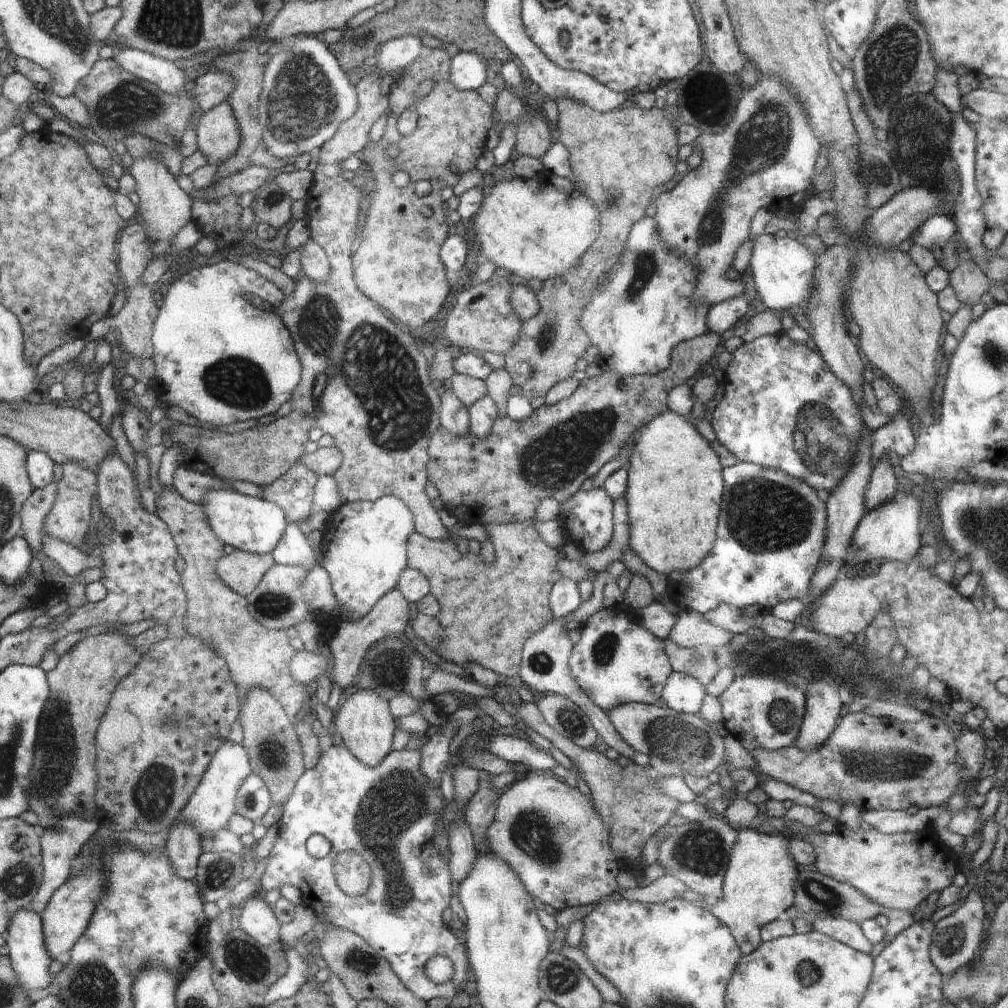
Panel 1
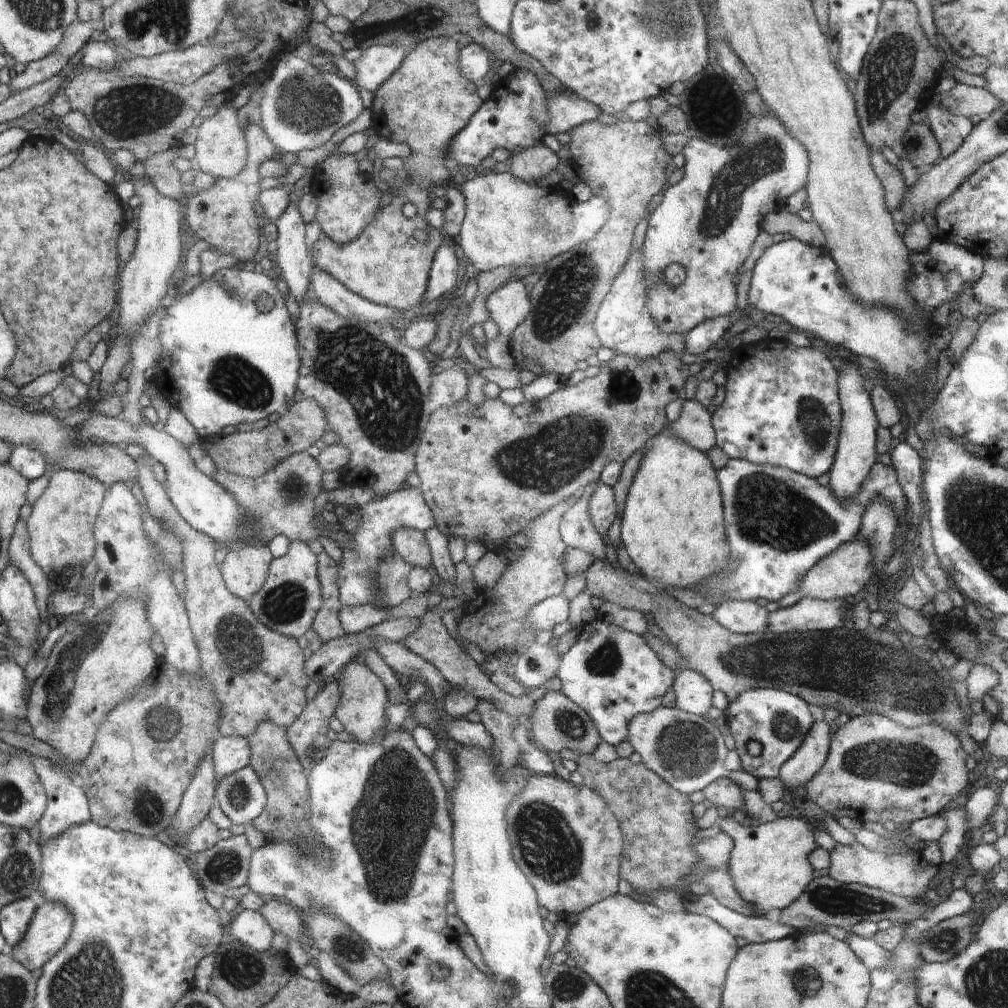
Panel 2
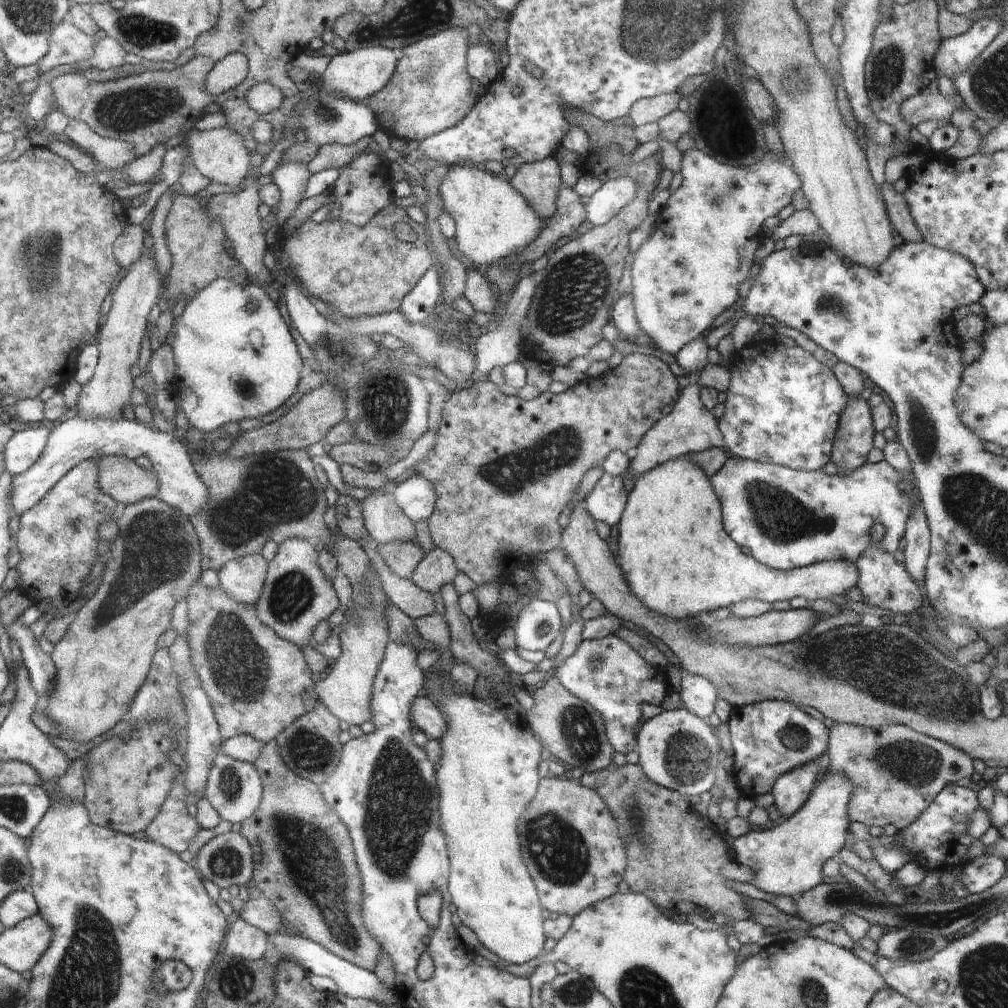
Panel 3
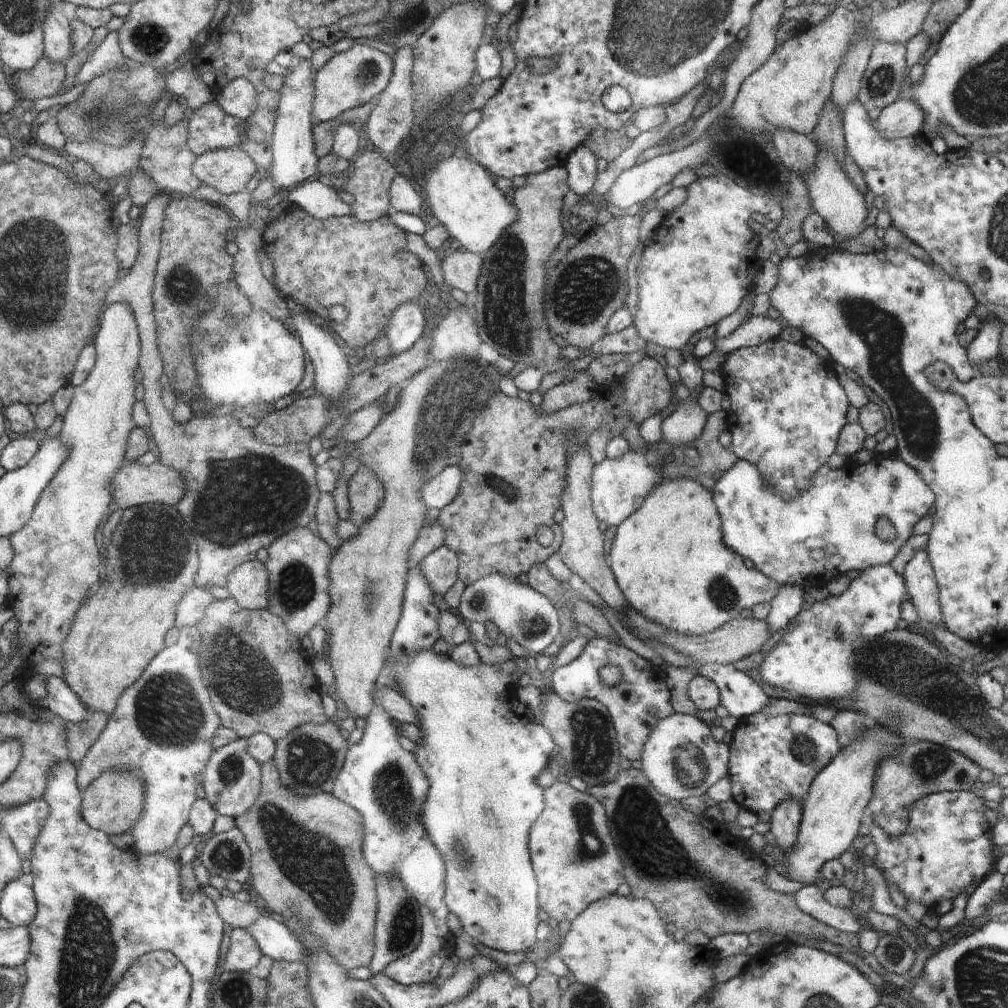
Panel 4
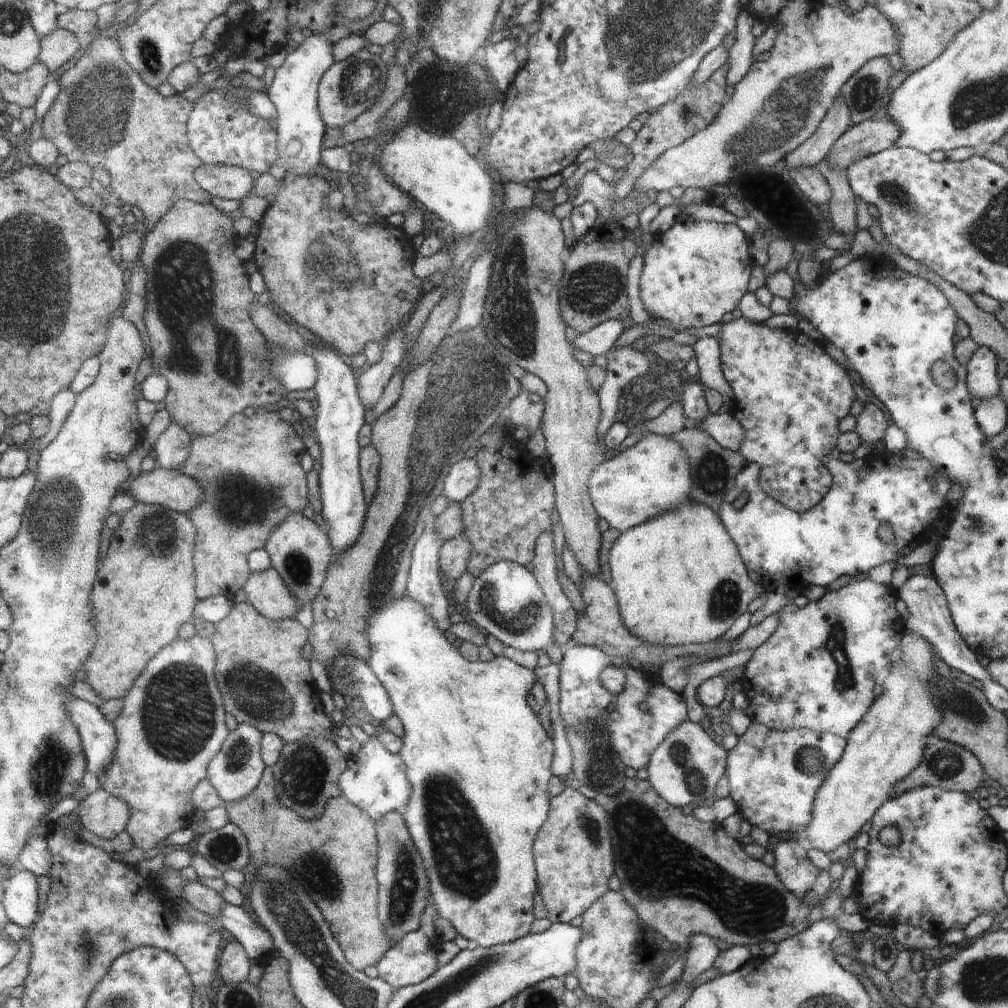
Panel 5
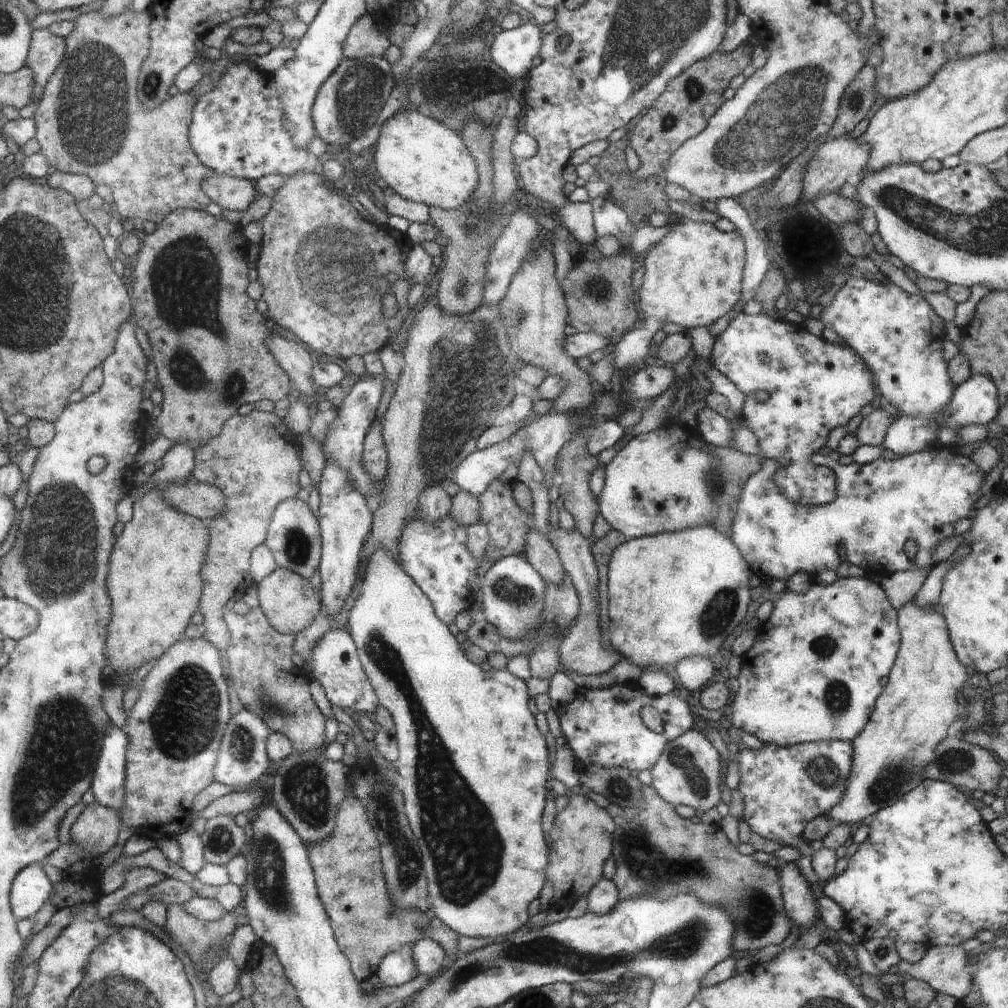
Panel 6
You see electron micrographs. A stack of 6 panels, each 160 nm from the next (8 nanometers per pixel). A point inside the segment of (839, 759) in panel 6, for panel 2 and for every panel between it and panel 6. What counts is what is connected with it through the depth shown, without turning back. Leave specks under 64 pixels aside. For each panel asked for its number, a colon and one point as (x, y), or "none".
2: (780, 720)
3: (770, 738)
4: (776, 758)
5: (774, 776)

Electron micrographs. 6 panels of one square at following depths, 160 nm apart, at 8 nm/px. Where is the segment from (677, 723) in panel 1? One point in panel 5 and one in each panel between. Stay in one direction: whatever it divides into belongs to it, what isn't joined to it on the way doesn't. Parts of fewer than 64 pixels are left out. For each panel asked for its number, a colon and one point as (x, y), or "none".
2: (686, 750)
3: (678, 751)
4: (681, 759)
5: (685, 768)

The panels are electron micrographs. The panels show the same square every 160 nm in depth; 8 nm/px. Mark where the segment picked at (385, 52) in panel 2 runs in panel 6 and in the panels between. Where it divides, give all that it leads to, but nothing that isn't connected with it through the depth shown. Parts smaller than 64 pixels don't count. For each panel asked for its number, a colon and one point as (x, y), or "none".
3: (358, 74)
4: (349, 79)
5: (349, 87)
6: (349, 102)

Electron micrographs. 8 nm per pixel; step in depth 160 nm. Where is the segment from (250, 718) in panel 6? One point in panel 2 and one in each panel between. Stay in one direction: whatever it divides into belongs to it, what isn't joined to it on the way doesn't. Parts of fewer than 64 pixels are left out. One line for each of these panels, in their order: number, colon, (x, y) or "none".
2: (240, 795)
3: (234, 790)
4: (232, 780)
5: (235, 772)

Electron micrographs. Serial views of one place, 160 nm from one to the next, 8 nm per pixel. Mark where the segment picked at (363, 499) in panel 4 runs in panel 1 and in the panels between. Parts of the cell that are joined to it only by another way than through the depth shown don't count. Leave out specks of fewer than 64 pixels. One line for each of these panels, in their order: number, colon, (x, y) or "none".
1: (488, 612)
2: (411, 544)
3: (386, 523)

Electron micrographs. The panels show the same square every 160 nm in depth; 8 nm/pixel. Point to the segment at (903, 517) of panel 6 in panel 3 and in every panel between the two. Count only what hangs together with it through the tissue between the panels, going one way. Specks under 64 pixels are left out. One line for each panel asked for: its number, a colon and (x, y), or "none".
3: (786, 519)
4: (828, 530)
5: (788, 550)

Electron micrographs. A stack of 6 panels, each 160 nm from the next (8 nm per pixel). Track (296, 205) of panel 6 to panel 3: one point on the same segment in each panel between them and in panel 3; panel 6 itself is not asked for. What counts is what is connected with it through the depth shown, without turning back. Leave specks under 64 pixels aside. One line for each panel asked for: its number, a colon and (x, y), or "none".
3: (385, 270)
4: (340, 260)
5: (344, 281)

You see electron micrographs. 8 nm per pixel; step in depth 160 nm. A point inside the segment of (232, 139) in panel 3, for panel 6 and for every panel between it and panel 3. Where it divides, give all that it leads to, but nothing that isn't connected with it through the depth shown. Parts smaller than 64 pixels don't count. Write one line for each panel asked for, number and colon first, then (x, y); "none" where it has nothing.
4: (227, 170)
5: (225, 181)
6: (232, 193)

